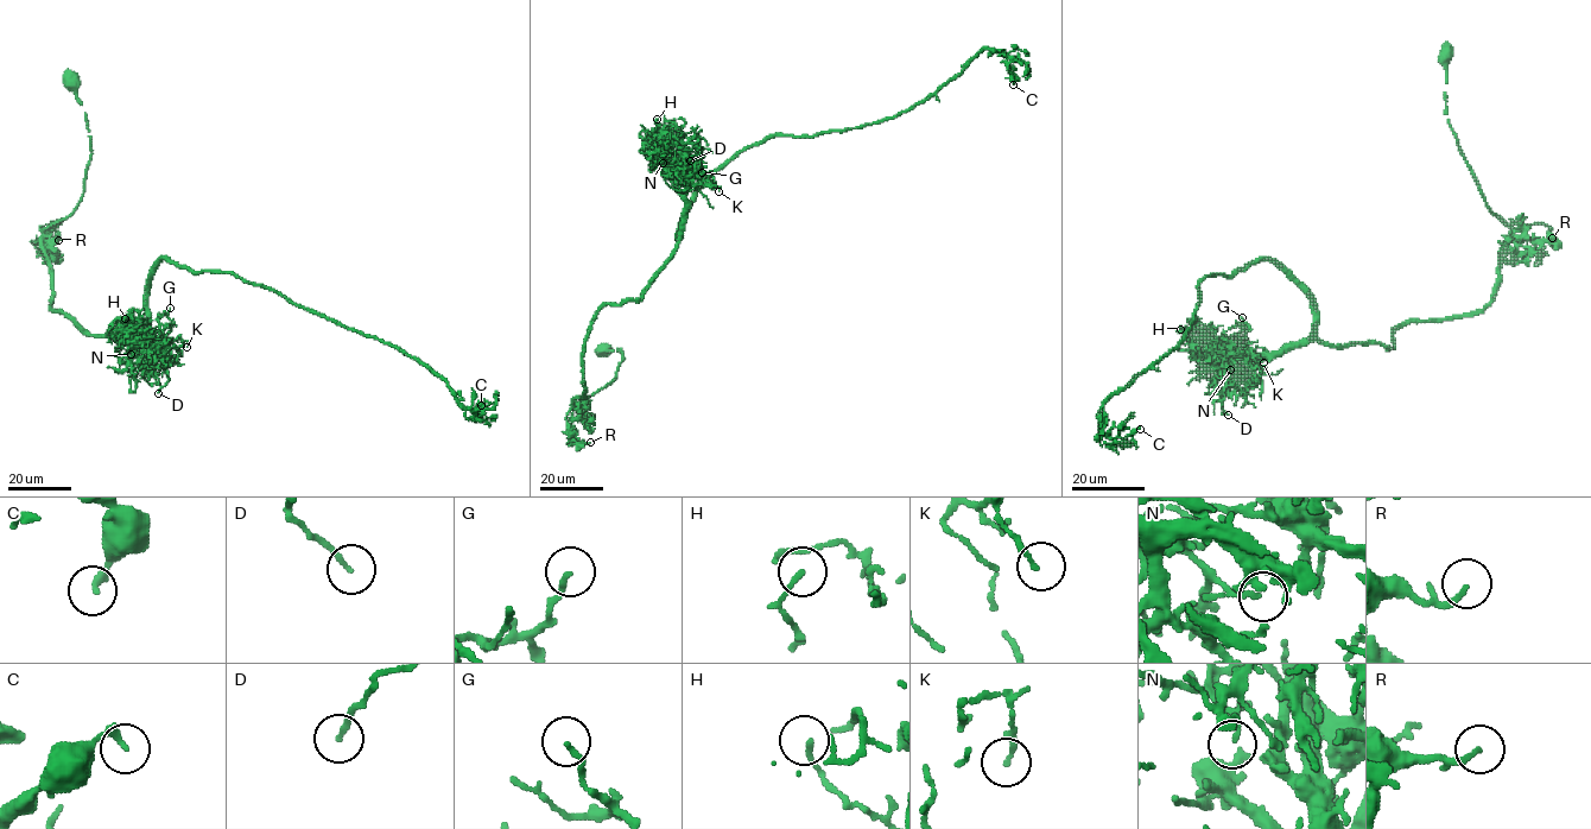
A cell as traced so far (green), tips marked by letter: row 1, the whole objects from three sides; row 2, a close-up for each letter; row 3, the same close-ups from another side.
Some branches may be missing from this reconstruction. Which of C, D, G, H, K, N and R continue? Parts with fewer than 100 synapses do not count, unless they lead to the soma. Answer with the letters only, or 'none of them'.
none of them

